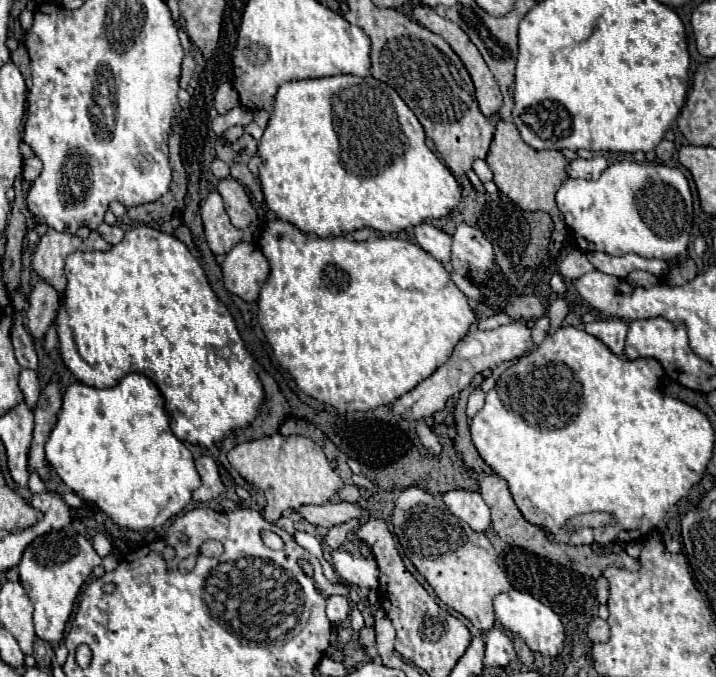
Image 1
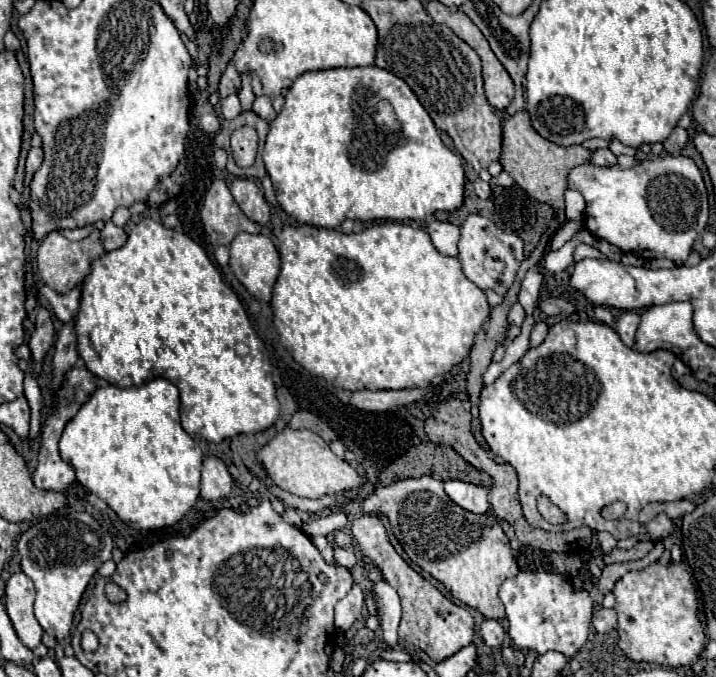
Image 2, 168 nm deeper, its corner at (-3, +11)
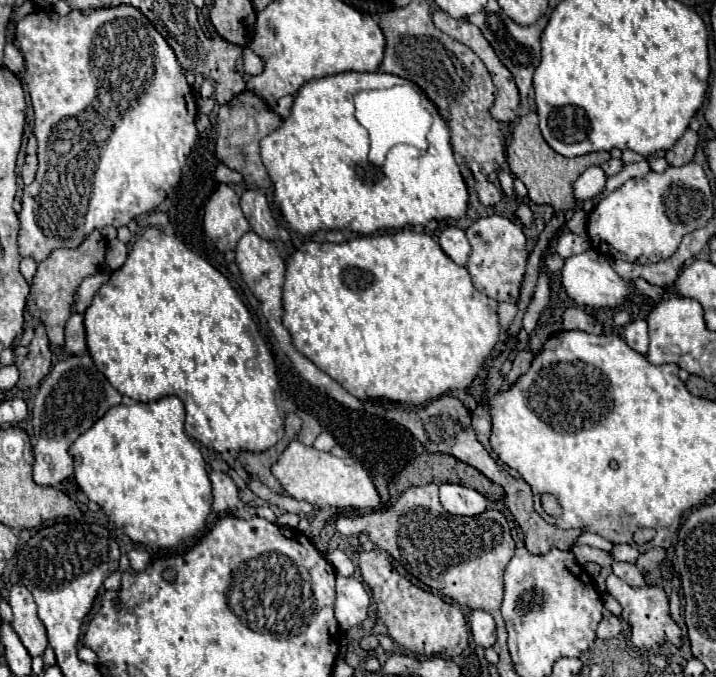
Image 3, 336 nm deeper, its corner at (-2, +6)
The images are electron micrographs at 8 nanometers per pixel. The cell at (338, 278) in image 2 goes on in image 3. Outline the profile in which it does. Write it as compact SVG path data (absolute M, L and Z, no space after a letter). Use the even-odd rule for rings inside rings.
M402 229L396 233L384 233L384 235L368 235L368 237L356 237L344 243L316 243L308 241L304 243L288 261L286 265L286 281L284 281L284 327L290 331L292 341L296 349L306 355L318 369L328 373L334 381L338 381L350 395L358 399L388 399L398 403L410 403L410 405L422 405L432 399L442 397L448 391L466 389L474 377L478 375L480 367L488 359L488 355L494 351L494 345L500 339L500 323L498 323L498 303L472 287L470 273L466 267L456 265L426 233L414 233L410 229Z

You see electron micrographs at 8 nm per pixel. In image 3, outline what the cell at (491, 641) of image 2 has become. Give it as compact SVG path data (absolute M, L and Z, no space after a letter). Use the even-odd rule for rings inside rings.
M472 609L470 611L470 631L472 637L476 641L476 645L480 647L492 647L496 643L496 627L494 627L494 619L490 613L482 611L482 609Z

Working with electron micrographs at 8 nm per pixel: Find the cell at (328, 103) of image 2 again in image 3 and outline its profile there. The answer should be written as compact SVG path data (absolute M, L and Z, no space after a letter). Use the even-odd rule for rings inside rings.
M346 71L322 79L312 79L296 93L292 113L288 119L284 119L282 127L260 141L262 163L274 183L274 203L280 207L284 219L294 231L302 235L314 235L322 229L348 229L360 235L372 235L382 229L404 229L412 225L426 225L432 219L460 219L466 215L468 189L452 153L450 129L440 113L434 115L434 125L428 133L430 149L420 151L410 145L396 145L390 149L384 167L370 165L368 132L362 129L355 118L352 97L362 89L386 89L386 85L400 83L404 83L402 77L380 71Z

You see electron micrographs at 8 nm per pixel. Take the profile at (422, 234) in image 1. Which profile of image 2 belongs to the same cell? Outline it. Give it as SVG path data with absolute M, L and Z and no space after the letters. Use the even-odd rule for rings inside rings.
M427 222L427 234L431 236L433 246L445 256L457 256L457 240L459 240L459 226L451 222Z

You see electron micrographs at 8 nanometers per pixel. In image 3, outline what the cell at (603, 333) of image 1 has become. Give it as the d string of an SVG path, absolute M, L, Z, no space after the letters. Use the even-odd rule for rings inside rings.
M644 319L630 321L624 329L624 339L634 351L646 355L646 351L648 351L648 325L646 325L646 321Z

